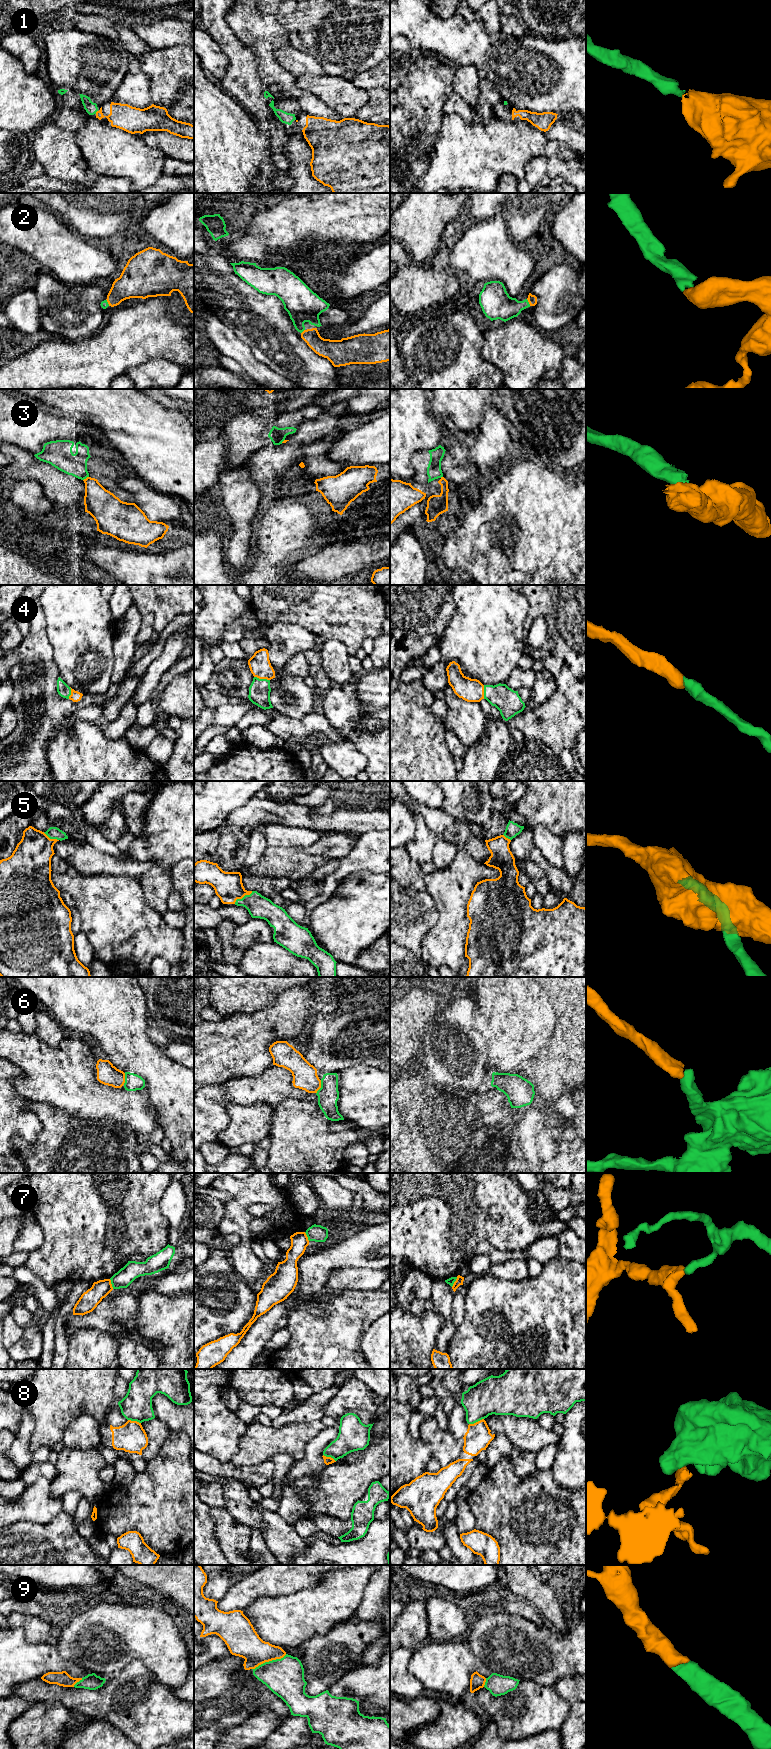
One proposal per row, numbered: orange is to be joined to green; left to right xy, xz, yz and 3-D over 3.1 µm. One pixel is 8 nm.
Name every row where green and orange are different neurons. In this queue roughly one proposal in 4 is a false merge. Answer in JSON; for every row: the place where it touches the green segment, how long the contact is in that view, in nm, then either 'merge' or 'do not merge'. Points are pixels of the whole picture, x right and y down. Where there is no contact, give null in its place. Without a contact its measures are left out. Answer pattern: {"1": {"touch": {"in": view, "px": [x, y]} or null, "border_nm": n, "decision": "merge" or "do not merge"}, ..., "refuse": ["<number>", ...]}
{"1": {"touch": {"in": "xy", "px": [96, 111]}, "border_nm": 40, "decision": "merge"}, "2": {"touch": {"in": "yz", "px": [528, 302]}, "border_nm": 70, "decision": "merge"}, "3": {"touch": {"in": "xy", "px": [85, 478]}, "border_nm": 60, "decision": "do not merge"}, "4": {"touch": {"in": "xz", "px": [262, 679]}, "border_nm": 130, "decision": "merge"}, "5": {"touch": {"in": "xz", "px": [243, 897]}, "border_nm": 180, "decision": "merge"}, "6": {"touch": {"in": "xz", "px": [321, 1087]}, "border_nm": 120, "decision": "merge"}, "7": {"touch": {"in": "xy", "px": [111, 1283]}, "border_nm": 90, "decision": "do not merge"}, "8": {"touch": {"in": "yz", "px": [476, 1421]}, "border_nm": 130, "decision": "do not merge"}, "9": {"touch": {"in": "xz", "px": [269, 1661]}, "border_nm": 300, "decision": "merge"}, "refuse": ["3", "7", "8"]}

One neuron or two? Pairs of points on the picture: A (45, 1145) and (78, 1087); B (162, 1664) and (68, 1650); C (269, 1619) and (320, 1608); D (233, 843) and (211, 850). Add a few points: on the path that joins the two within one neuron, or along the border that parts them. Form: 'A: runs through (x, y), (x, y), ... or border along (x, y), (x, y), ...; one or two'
A: border along (42, 1102), (87, 1117); two
B: runs through (139, 1641), (131, 1633), (113, 1630), (91, 1643); one
C: runs through (282, 1619), (293, 1619), (307, 1612); one
D: runs through (228, 845), (216, 846); one

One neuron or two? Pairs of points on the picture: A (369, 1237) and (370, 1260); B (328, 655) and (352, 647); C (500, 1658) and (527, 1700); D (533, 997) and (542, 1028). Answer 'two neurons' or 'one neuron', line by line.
A: one neuron
B: two neurons
C: two neurons
D: one neuron

